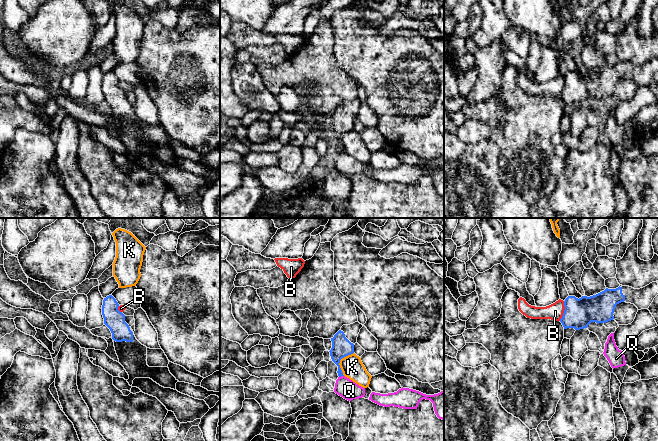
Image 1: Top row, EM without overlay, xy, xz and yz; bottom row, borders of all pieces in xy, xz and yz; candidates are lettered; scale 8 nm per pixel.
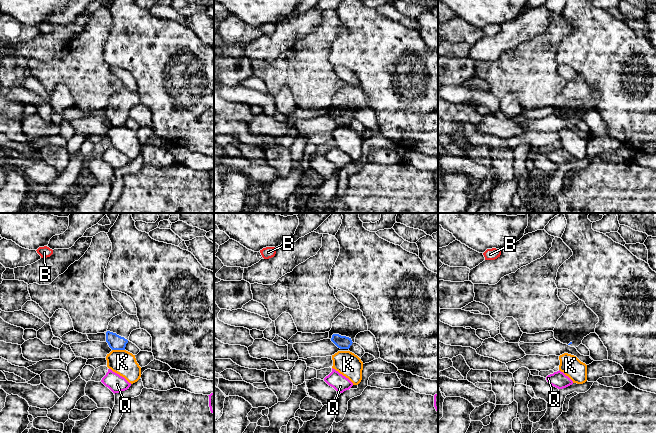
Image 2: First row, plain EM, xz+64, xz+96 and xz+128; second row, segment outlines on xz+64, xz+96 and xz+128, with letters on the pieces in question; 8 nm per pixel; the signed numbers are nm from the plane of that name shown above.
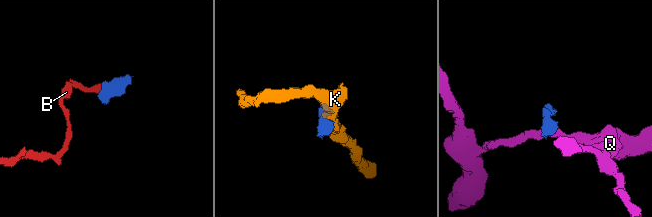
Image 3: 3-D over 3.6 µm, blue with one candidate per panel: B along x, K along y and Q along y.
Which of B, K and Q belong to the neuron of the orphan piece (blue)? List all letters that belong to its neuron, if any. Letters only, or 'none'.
none

